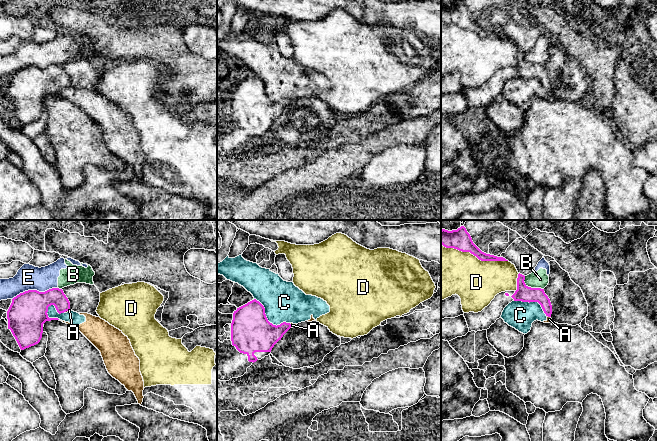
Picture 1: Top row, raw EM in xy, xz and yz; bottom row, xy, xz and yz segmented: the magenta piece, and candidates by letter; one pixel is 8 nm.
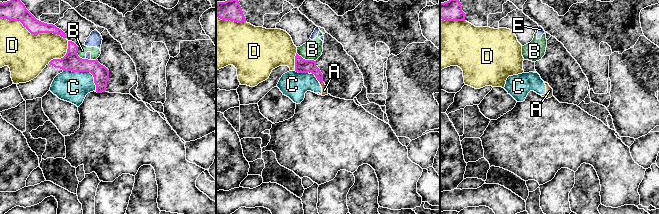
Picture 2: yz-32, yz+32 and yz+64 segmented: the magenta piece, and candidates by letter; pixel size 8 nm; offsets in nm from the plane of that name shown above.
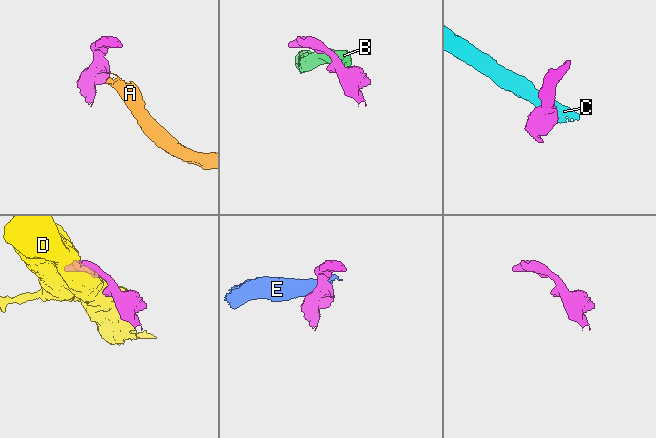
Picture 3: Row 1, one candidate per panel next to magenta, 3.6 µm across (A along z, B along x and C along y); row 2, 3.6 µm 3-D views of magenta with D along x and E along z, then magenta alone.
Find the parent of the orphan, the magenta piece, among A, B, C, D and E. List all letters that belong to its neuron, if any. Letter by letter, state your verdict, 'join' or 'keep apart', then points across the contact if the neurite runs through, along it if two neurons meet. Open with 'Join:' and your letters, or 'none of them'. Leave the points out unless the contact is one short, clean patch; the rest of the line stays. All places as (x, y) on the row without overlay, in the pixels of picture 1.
Join: none of them
A: keep apart; border xy (69, 85), (65, 88)
B: keep apart; border yz (524, 52), (524, 58), (528, 62), (543, 65)
C: keep apart
D: keep apart
E: keep apart; border xy (56, 63), (44, 67), (25, 66), (12, 75)

